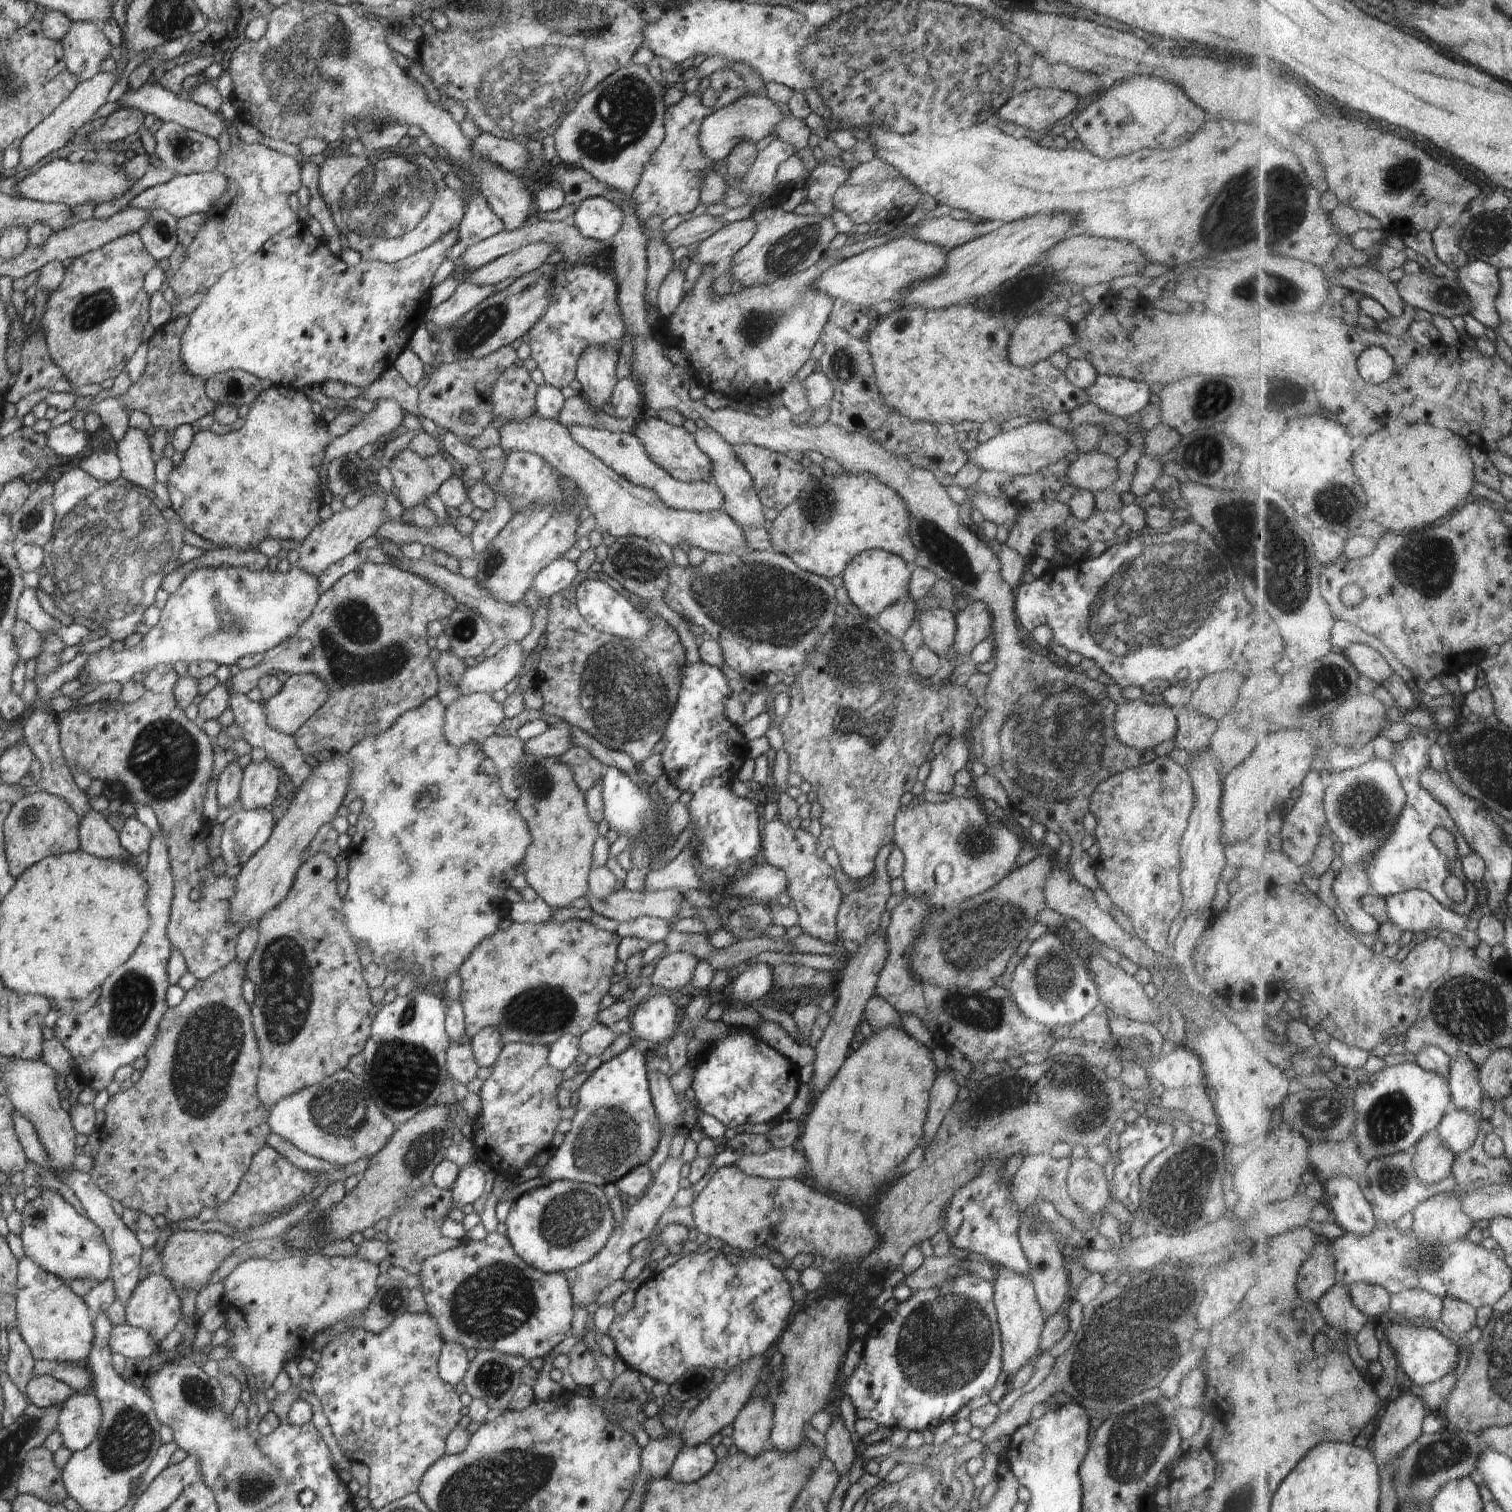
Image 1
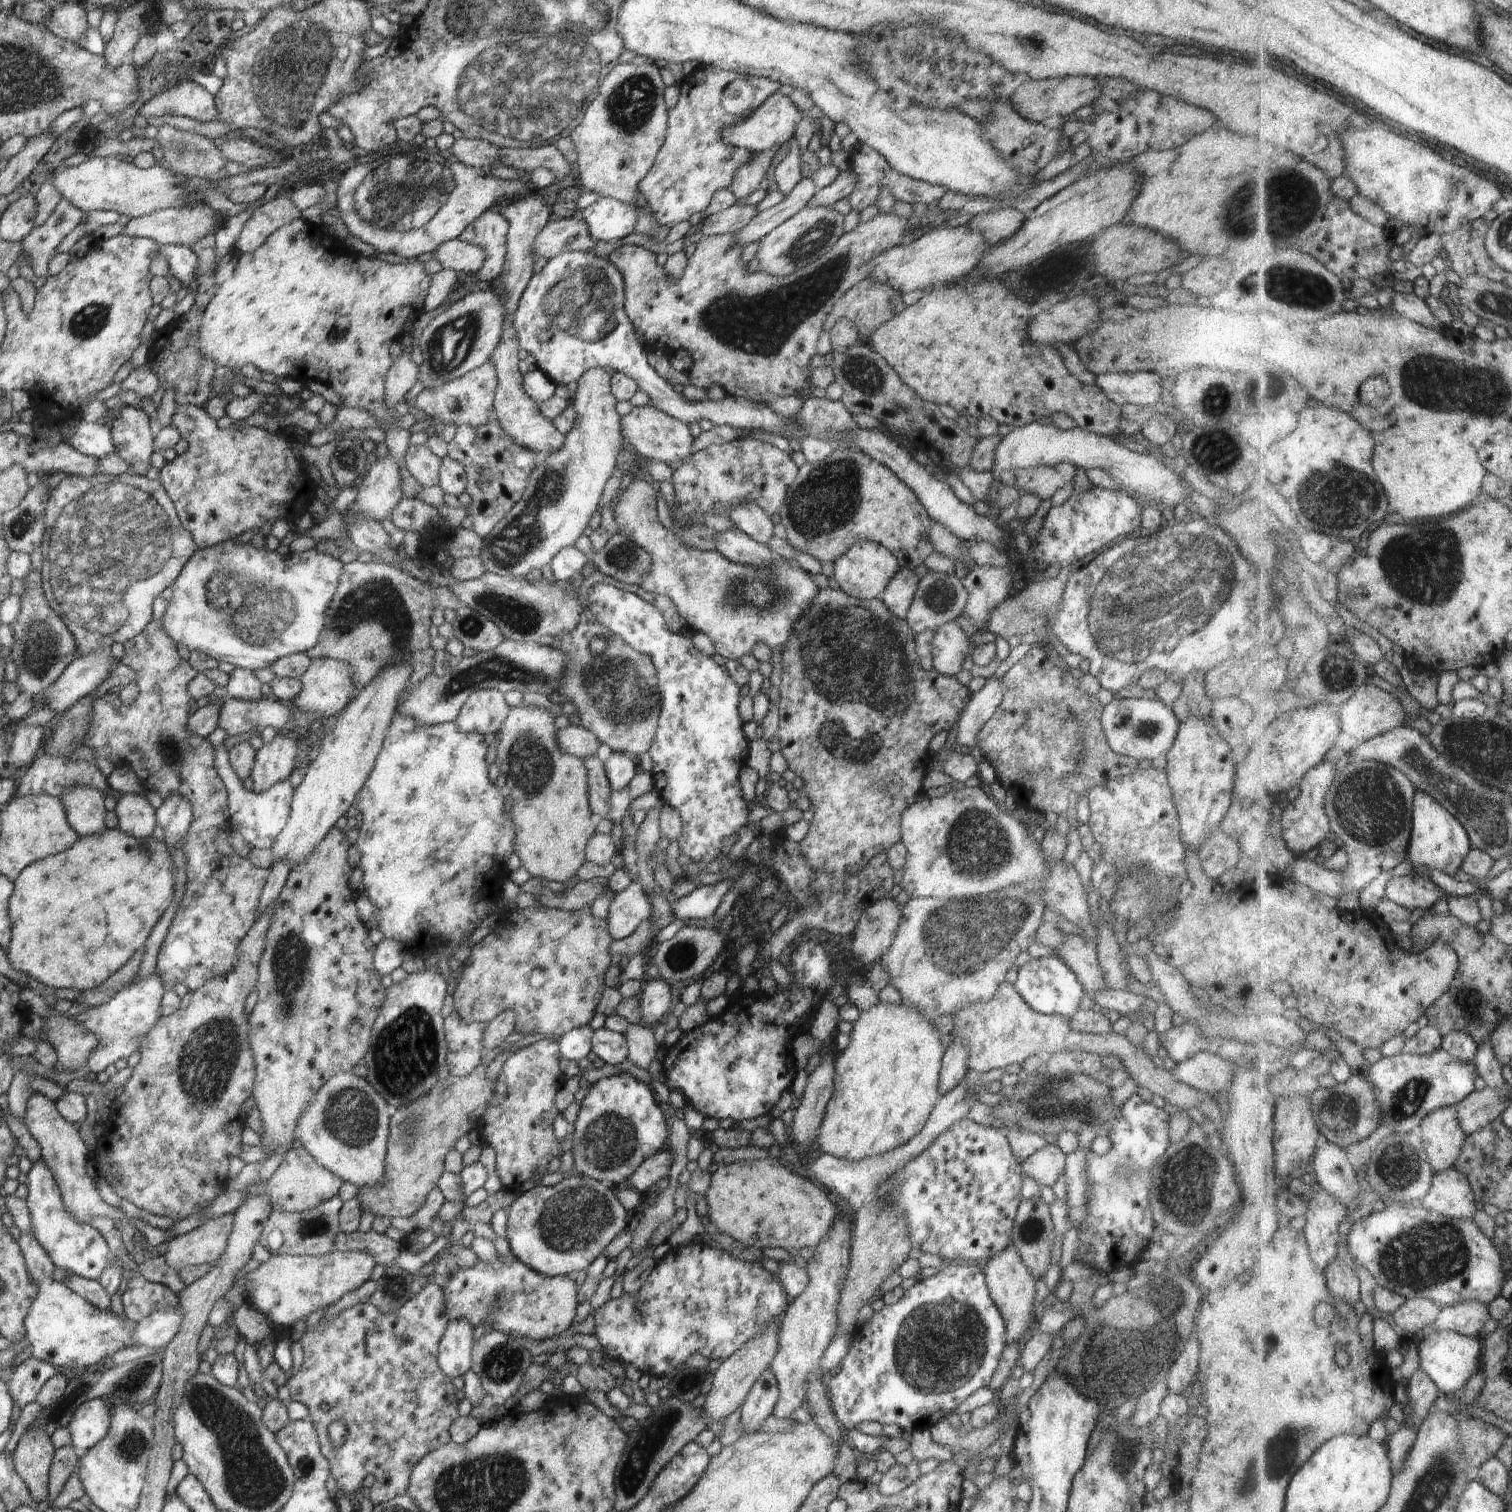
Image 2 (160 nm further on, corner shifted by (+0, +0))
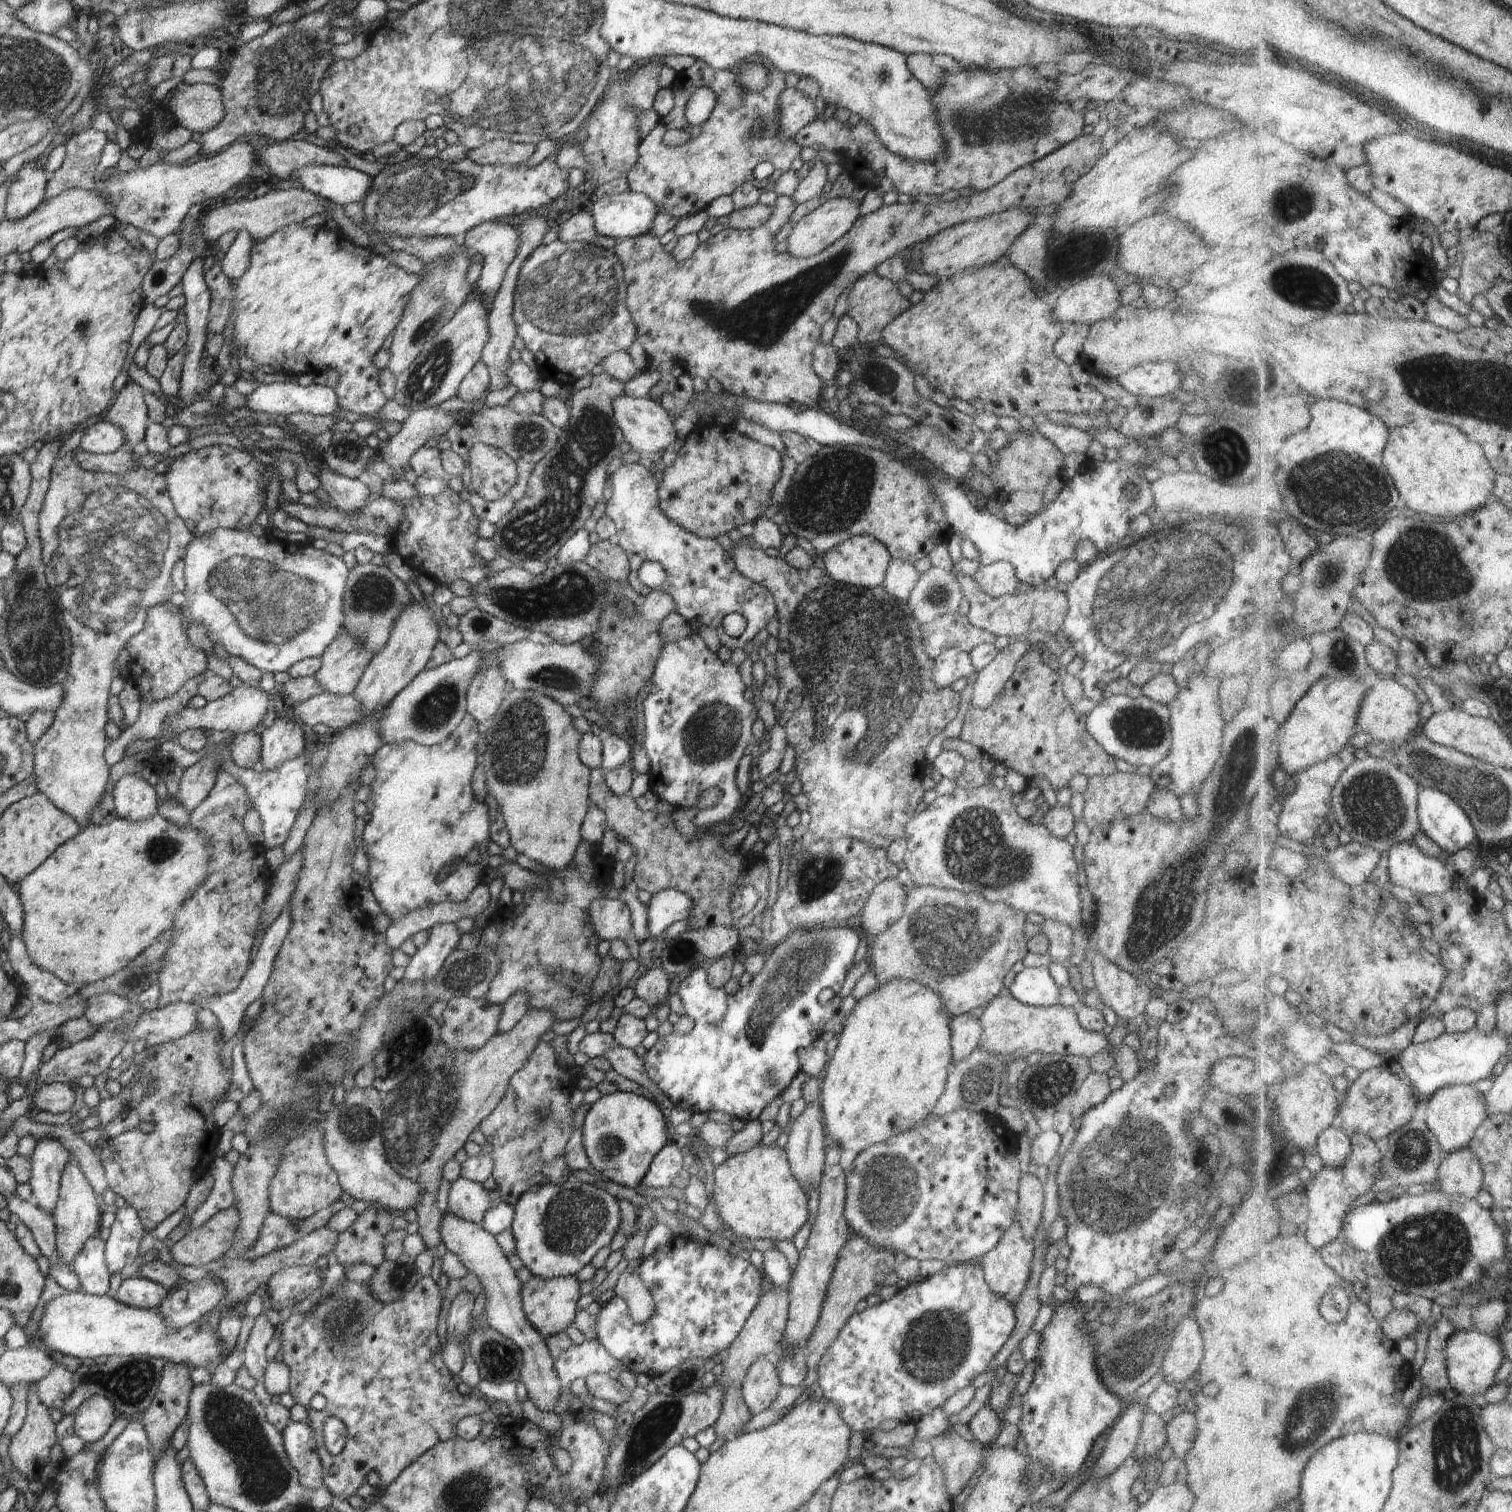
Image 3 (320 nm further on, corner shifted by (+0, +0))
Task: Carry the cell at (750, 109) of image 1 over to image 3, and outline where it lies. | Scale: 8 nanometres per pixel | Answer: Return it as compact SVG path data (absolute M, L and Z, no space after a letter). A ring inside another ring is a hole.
M796 87L783 90L779 105L781 135L789 139L796 139L799 132L819 116L814 101Z

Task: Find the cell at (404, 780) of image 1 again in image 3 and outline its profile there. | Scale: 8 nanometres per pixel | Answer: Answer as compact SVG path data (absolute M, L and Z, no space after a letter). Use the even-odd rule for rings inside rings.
M467 714L456 730L439 745L425 747L412 741L399 745L383 744L370 762L376 769L376 780L370 783L372 795L366 806L371 821L362 836L370 862L366 885L372 890L380 908L393 919L417 908L464 900L480 884L482 874L488 868L486 844L491 841L489 811L485 802L473 796L471 788L472 773L481 760L476 751L476 745L482 739L477 728L478 723ZM474 848L479 848L481 859L469 865L464 858ZM446 866L456 866L456 869L453 867L446 879L438 882L438 872Z

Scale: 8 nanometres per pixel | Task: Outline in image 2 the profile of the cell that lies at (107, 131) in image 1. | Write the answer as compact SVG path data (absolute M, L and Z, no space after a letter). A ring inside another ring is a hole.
M184 78L181 83L164 89L148 100L138 113L146 118L153 116L188 116L200 122L217 120L214 96L202 85Z

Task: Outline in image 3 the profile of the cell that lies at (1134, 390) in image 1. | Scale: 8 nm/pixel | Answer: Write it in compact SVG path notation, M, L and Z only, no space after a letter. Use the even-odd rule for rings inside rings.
M1174 362L1142 363L1115 378L1128 392L1140 397L1165 397L1180 389L1182 374Z

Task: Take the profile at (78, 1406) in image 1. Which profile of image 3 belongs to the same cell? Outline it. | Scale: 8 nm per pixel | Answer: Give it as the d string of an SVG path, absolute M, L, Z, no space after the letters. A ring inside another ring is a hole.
M100 1395L87 1398L72 1415L75 1434L86 1445L98 1442L119 1416L110 1400Z

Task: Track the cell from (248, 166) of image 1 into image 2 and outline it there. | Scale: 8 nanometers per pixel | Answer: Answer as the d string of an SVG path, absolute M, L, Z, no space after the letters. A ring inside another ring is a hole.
M275 198L254 211L233 250L242 255L254 252L275 230L298 218L300 211L290 199Z

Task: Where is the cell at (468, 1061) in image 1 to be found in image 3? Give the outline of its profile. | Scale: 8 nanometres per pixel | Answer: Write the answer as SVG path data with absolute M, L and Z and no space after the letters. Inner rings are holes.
M470 997L451 998L443 1010L443 1025L441 1026L441 1039L448 1049L476 1050L485 1045L497 1032L498 1023L501 1020L501 1006L489 1003L486 997L473 999Z

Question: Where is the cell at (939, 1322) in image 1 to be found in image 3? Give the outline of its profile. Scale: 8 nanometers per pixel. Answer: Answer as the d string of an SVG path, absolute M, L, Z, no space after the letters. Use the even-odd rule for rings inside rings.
M970 1263L948 1264L939 1273L930 1278L909 1283L907 1287L900 1288L896 1295L887 1301L880 1301L874 1306L868 1307L864 1311L854 1312L846 1321L846 1324L839 1330L834 1342L827 1348L824 1356L817 1364L818 1384L822 1389L822 1394L829 1401L832 1401L839 1410L844 1422L852 1431L872 1431L876 1429L884 1420L898 1420L900 1423L915 1423L921 1416L928 1414L936 1407L942 1407L955 1392L972 1385L973 1378L989 1370L989 1364L994 1355L1002 1348L1006 1339L1010 1336L1015 1327L1015 1312L1013 1306L1002 1295L997 1295L986 1282L982 1267Z

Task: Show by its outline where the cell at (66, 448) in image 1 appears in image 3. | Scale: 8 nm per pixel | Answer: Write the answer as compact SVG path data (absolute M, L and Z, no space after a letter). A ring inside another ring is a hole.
M103 420L85 430L78 449L87 453L105 455L116 452L124 443L124 431L116 423Z

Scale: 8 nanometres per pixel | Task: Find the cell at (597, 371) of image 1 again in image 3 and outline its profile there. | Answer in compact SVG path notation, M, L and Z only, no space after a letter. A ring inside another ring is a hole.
M606 373L593 376L588 388L576 390L570 395L572 398L569 410L570 420L562 429L558 448L536 465L528 479L525 495L516 502L514 508L504 517L503 522L495 524L496 531L491 539L499 548L500 557L511 560L518 567L530 559L546 563L557 556L562 544L570 536L584 528L595 504L608 494L609 464L615 456L620 455L618 446L622 442L623 434L615 423L611 402L613 398L622 395L624 395L623 382Z

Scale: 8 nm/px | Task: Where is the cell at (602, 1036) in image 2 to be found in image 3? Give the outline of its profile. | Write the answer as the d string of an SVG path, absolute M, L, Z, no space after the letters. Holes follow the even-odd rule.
M615 1042L615 1046L605 1054L608 1058L612 1068L616 1070L620 1076L637 1082L640 1086L648 1088L652 1081L647 1075L645 1064L643 1059L638 1057L632 1049L626 1048L626 1046L618 1045Z

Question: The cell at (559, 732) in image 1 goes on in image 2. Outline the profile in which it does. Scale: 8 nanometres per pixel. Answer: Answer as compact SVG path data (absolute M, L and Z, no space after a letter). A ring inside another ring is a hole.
M568 726L558 731L561 749L569 755L589 759L599 753L601 742L591 730L582 726Z

